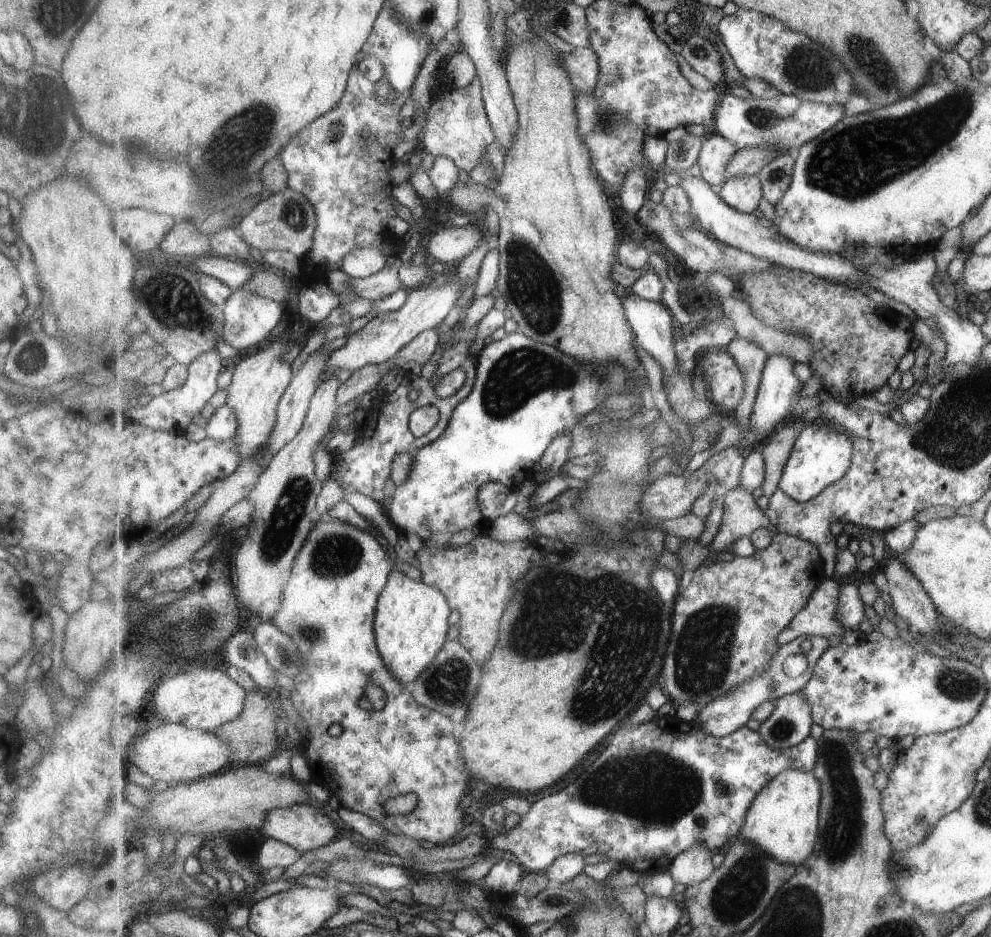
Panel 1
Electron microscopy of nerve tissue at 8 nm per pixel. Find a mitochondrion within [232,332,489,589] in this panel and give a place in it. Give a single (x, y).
(277, 538)

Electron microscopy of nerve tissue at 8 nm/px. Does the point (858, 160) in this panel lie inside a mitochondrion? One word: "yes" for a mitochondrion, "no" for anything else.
yes

